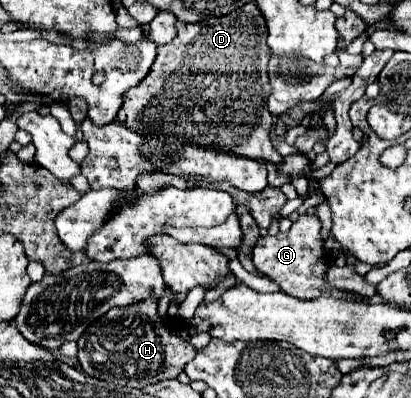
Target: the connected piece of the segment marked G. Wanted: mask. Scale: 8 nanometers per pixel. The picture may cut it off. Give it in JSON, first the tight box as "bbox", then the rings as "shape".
{"bbox":[252,215,345,299],"shape":[[[301,215],[289,229],[287,235],[271,236],[266,235],[258,239],[254,249],[252,250],[253,263],[257,265],[257,269],[271,277],[281,291],[299,297],[299,299],[315,299],[319,295],[331,295],[331,297],[339,297],[345,299],[345,293],[339,289],[333,289],[325,283],[323,273],[329,267],[323,243],[321,243],[321,221],[317,215]]]}

